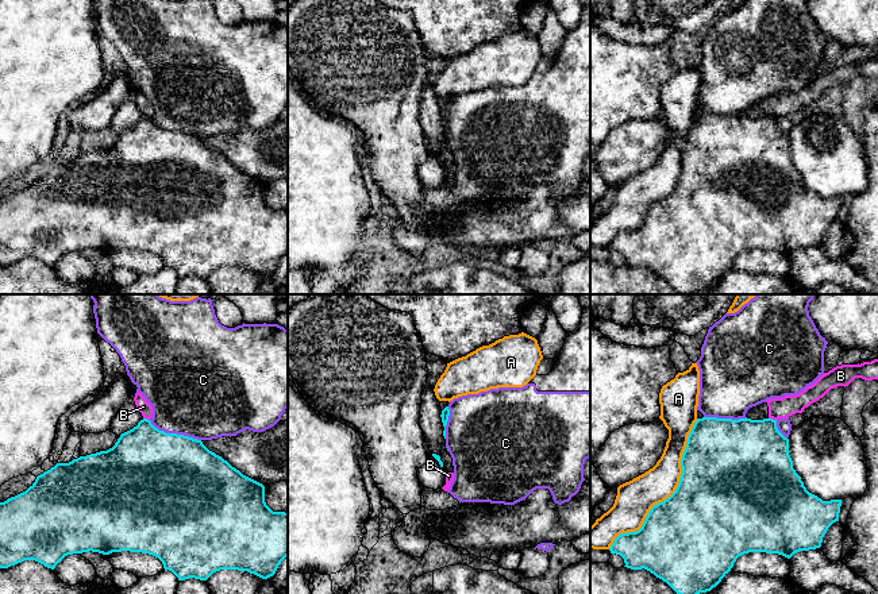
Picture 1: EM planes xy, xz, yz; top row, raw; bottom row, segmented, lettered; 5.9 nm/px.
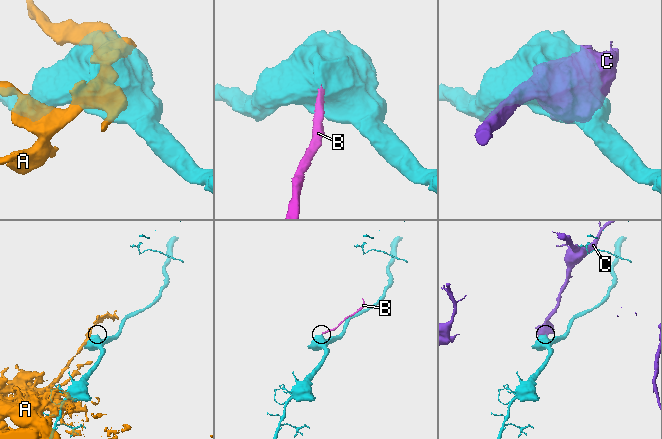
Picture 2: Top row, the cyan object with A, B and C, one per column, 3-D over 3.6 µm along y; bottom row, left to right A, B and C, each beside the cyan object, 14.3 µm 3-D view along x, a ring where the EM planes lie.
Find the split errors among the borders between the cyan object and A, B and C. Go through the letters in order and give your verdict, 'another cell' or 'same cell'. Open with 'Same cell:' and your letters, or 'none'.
Same cell: none
A: another cell
B: another cell
C: another cell

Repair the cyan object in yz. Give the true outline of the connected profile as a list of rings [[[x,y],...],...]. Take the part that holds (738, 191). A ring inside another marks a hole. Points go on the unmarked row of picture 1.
[[[697,116],[688,134],[681,165],[675,189],[651,205],[639,228],[620,231],[609,246],[611,251],[624,256],[624,265],[650,269],[681,294],[711,289],[744,251],[778,251],[790,256],[800,248],[820,246],[828,225],[839,219],[842,197],[823,198],[806,188],[793,166],[789,136],[778,128],[777,117]]]

